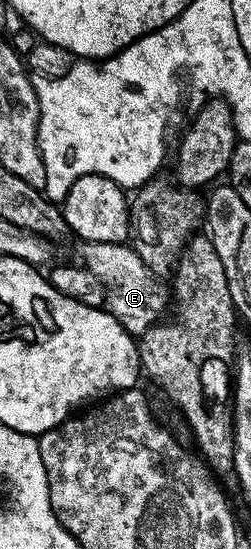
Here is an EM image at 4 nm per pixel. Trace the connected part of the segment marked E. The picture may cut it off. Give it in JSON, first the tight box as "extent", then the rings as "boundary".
{"extent":[79,242,169,336],"boundary":[[[83,242],[79,254],[82,265],[93,272],[106,290],[105,308],[133,336],[144,334],[168,313],[169,290],[147,268],[129,244],[120,242]]]}

